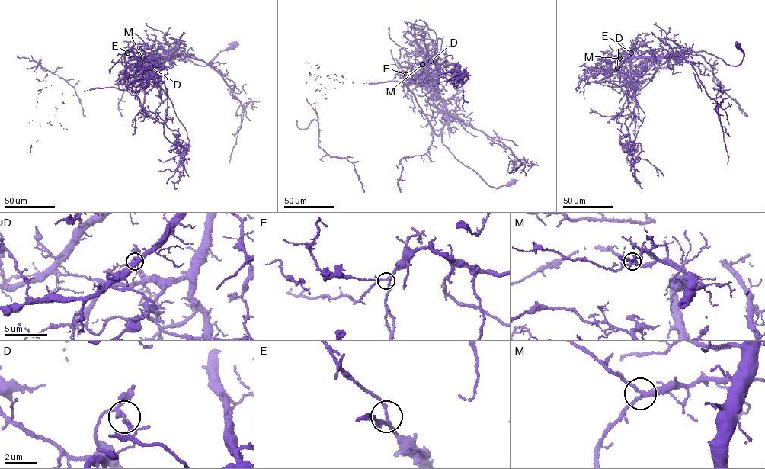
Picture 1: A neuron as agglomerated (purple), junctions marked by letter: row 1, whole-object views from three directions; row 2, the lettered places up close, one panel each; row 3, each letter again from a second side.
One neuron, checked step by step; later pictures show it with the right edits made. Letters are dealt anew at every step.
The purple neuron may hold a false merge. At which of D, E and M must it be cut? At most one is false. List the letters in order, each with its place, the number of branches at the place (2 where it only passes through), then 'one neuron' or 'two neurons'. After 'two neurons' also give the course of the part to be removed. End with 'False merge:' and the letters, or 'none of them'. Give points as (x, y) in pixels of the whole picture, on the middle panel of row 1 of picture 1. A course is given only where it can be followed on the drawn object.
D: place (430, 61); branches 3; two neurons; course (430, 61), (434, 58), (431, 73), (442, 72), (456, 89), (468, 78), (457, 78), (456, 86)
E: place (406, 75); branches 3; one neuron
M: place (422, 64); branches 3; one neuron
False merge: D

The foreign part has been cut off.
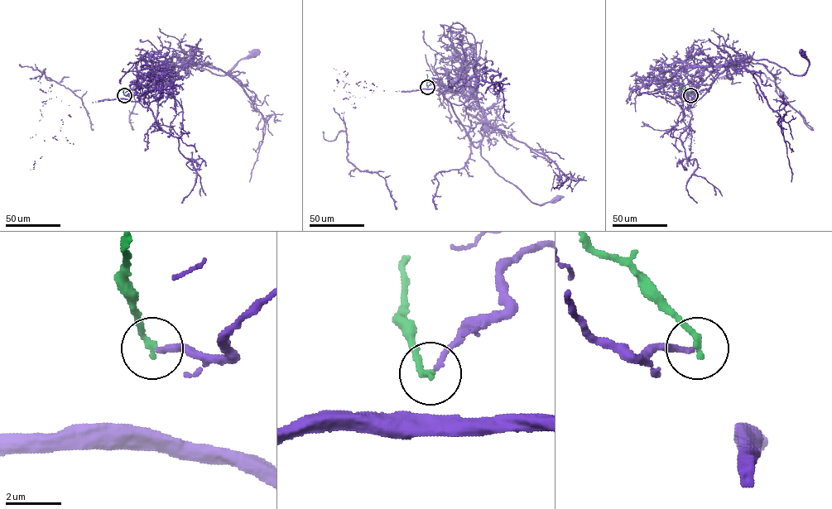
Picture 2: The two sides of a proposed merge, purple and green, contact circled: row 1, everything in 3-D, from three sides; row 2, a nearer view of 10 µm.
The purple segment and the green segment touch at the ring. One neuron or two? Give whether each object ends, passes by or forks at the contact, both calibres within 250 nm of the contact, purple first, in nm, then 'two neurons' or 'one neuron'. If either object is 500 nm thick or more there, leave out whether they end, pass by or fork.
purple ends; green ends; calibres 180 and 240 nm; one neuron

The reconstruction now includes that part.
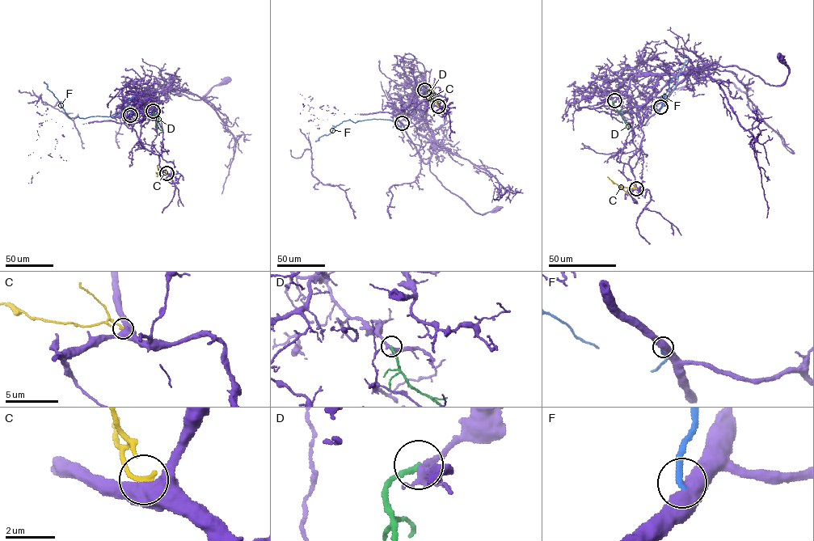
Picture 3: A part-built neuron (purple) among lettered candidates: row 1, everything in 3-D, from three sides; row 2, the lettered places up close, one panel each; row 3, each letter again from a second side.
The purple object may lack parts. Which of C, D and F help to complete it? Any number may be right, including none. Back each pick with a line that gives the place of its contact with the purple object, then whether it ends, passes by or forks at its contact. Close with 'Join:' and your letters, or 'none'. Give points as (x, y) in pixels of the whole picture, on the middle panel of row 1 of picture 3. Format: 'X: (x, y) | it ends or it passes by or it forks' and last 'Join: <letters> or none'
Join: none

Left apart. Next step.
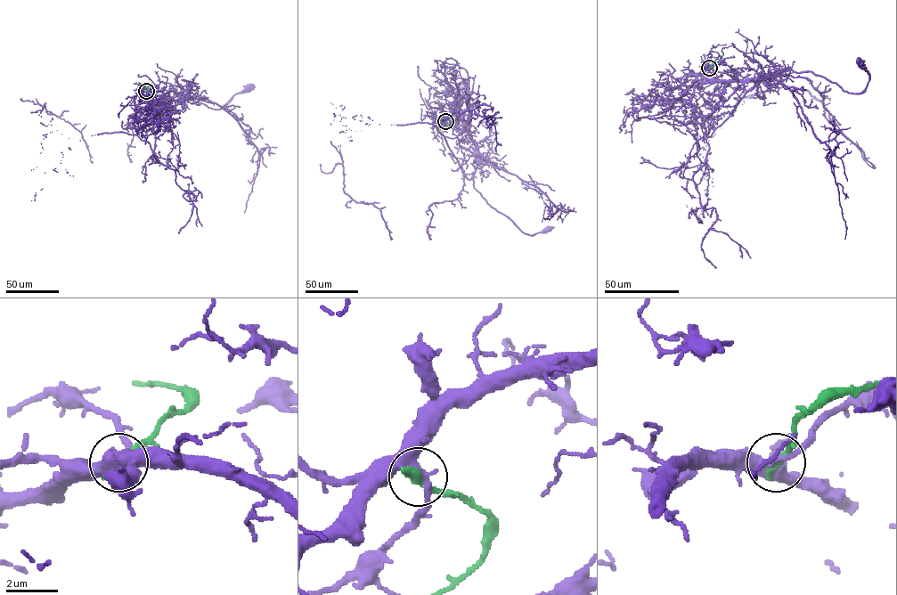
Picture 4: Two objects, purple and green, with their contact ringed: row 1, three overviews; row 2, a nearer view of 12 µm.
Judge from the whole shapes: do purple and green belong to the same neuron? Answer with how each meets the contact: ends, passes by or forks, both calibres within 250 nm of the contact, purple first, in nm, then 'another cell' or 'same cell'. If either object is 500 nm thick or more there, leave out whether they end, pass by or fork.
purple passes by; green ends there; 280 nm thick on the purple side, 440 nm on the other; another cell

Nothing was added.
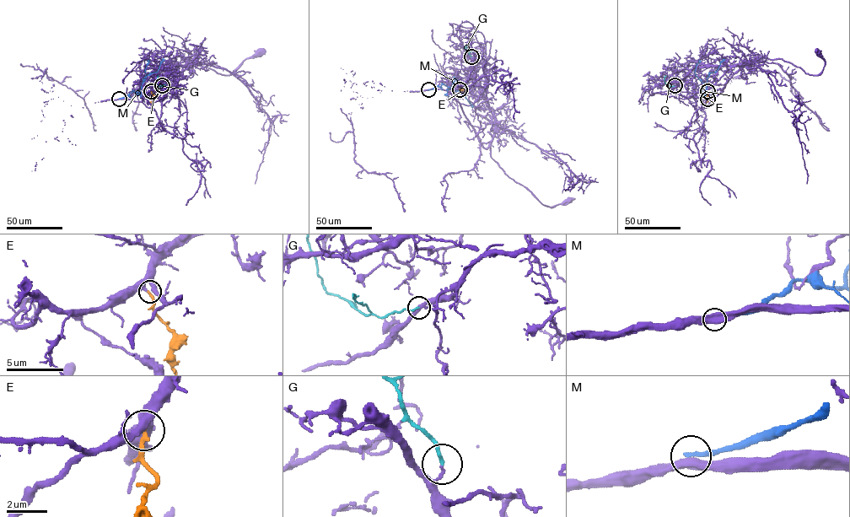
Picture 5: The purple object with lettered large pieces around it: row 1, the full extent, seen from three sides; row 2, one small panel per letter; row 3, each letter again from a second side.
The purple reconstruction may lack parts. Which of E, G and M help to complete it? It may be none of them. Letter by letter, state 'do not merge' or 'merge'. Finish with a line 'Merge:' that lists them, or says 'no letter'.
E: merge
G: do not merge
M: do not merge
Merge: E

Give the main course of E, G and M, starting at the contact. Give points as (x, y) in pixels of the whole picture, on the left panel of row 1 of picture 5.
E: (151, 91), (153, 99), (151, 103)
G: (162, 85), (155, 84), (157, 75)
M: (119, 99), (132, 91), (138, 92), (142, 78), (156, 72), (163, 59)

